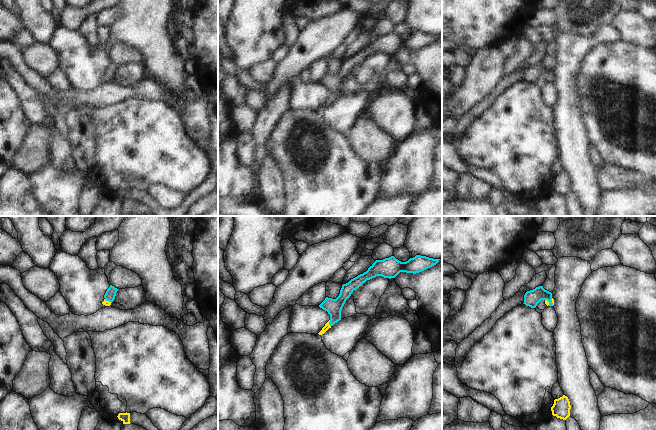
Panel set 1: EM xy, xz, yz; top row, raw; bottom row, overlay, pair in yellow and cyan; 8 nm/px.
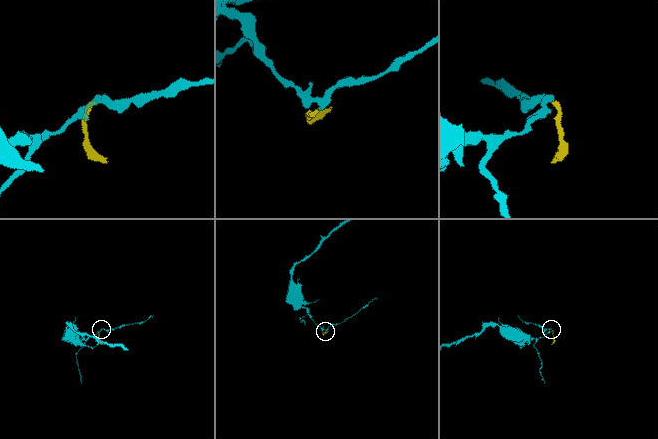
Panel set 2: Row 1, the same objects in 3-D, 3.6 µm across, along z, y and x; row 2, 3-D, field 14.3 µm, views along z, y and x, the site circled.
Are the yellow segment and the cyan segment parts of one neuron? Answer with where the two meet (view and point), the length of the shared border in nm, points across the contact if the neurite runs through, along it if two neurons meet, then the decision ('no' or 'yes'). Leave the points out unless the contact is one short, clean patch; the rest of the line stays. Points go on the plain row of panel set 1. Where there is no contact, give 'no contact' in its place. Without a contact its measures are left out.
meets yellow in xz at (328, 99); contact 60 nm long; runs through xz (327, 102), (328, 99), (333, 94), (333, 82); yes

